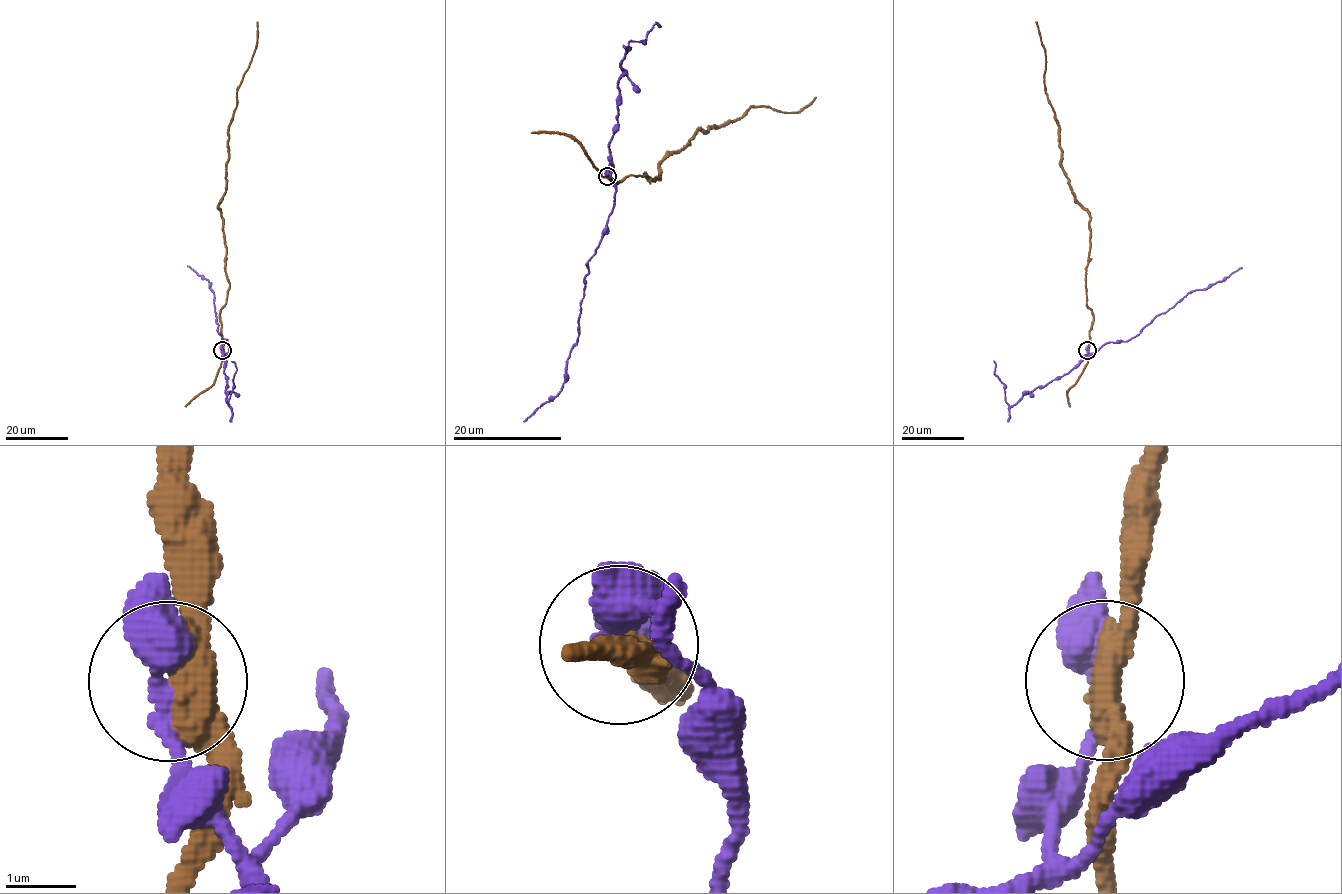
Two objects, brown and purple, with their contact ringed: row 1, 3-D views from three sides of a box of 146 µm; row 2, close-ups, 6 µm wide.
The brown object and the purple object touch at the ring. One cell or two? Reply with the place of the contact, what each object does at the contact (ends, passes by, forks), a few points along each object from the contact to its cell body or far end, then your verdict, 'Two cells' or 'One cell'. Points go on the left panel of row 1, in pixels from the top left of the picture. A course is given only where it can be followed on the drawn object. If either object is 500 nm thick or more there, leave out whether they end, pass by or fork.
Place: (222, 350). At the ring brown passes by. At the ring purple passes by. Course of brown: (221, 350), (219, 312), (229, 280), (218, 205), (225, 190), (228, 125), (255, 49), (257, 22). Course of purple: (221, 350), (225, 358), (229, 345), (217, 332), (211, 285), (187, 266). Two cells

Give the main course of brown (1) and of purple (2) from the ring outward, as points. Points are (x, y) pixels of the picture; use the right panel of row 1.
1: (1088, 351), (1089, 213), (1061, 165), (1035, 22)
2: (1088, 351), (1086, 359), (1109, 342), (1128, 340), (1189, 293), (1210, 287), (1241, 267)

